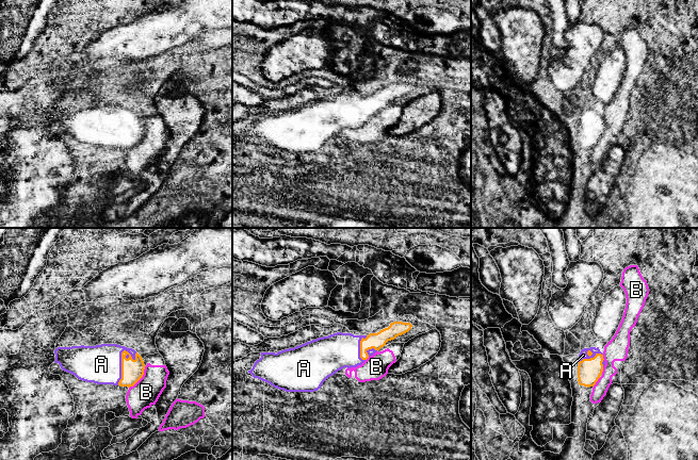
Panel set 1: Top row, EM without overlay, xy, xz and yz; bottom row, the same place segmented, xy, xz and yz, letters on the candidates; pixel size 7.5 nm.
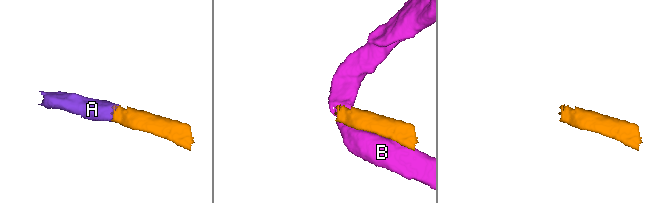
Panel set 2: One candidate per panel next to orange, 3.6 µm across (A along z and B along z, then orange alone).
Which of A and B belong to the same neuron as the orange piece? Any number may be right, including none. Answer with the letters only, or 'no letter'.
A

